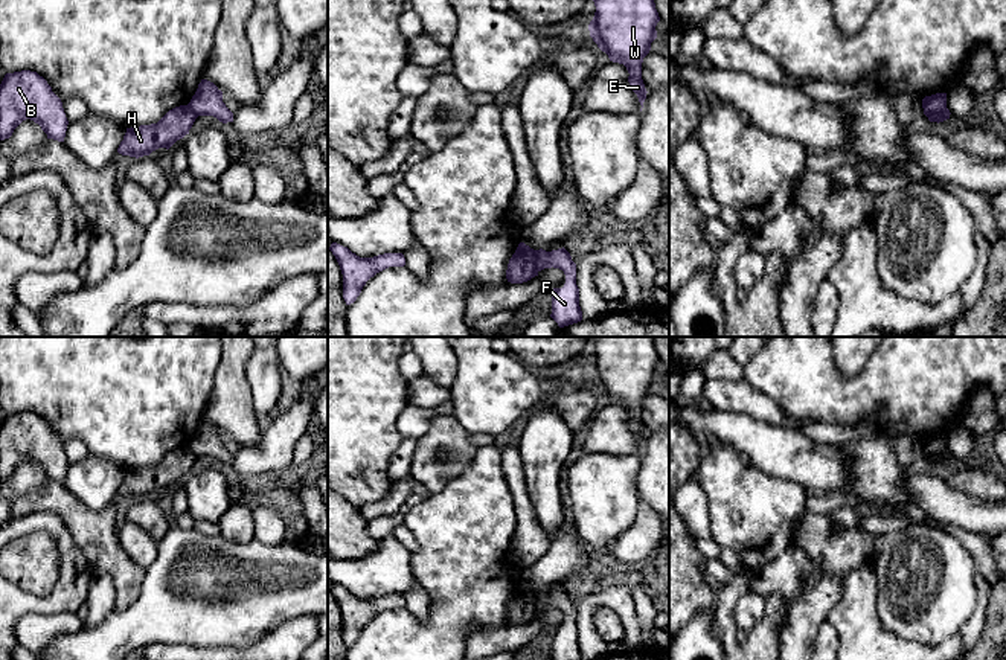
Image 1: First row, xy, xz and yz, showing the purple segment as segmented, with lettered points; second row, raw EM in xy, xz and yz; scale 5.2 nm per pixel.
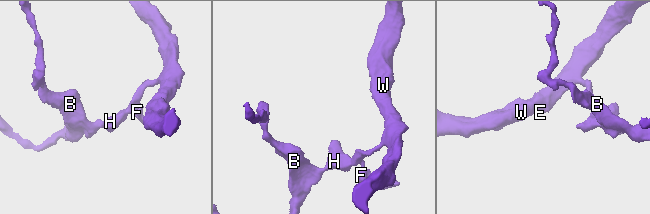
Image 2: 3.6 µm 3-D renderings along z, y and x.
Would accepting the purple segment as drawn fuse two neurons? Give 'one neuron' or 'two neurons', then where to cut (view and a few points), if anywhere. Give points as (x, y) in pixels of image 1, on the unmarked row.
two neurons; cut yz (945, 447), (936, 453), (924, 454)

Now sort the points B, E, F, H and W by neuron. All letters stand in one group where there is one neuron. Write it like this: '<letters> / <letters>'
B H / E F W

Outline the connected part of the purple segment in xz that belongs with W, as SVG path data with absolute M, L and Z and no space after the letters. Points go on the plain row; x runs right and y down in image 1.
M590 337L596 354L588 366L590 378L613 404L623 405L628 424L643 450L646 430L642 421L642 404L657 380L660 363L655 337Z

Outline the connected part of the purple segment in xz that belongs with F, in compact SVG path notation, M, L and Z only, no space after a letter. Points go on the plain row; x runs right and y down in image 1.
M562 588L558 591L546 593L535 591L537 611L559 610L565 616L562 630L552 631L552 660L582 660L579 648L579 630L576 626L576 605L572 602L570 594Z

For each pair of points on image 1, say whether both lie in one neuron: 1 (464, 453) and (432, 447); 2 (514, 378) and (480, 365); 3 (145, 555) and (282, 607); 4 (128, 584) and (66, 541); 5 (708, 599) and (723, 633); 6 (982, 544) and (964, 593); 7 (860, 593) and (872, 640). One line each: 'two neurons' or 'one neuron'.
1: one neuron
2: one neuron
3: two neurons
4: two neurons
5: two neurons
6: two neurons
7: one neuron

